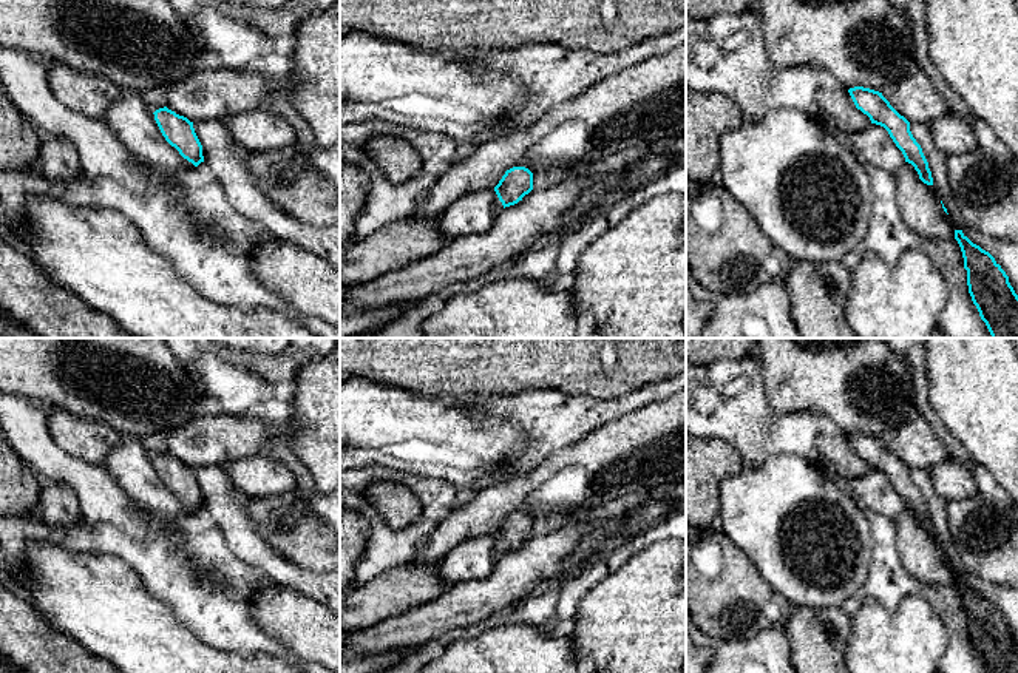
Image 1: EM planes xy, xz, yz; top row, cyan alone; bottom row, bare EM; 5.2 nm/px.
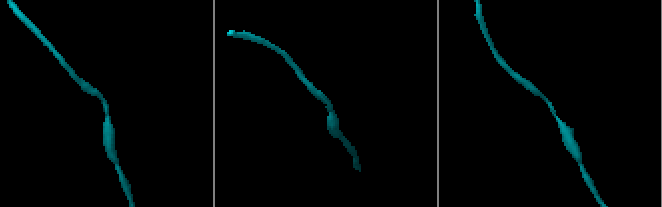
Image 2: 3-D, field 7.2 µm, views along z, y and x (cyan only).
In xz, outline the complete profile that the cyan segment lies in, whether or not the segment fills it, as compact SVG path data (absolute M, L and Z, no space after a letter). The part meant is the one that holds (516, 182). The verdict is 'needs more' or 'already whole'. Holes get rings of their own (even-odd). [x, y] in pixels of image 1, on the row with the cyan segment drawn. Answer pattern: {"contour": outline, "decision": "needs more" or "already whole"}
{"contour": "M513 167L505 171L494 191L504 208L517 204L533 190L533 173L525 167Z", "decision": "already whole"}

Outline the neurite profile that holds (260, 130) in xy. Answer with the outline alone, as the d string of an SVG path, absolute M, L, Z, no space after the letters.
M267 107L236 114L222 122L227 125L233 140L250 151L297 148L295 125Z

